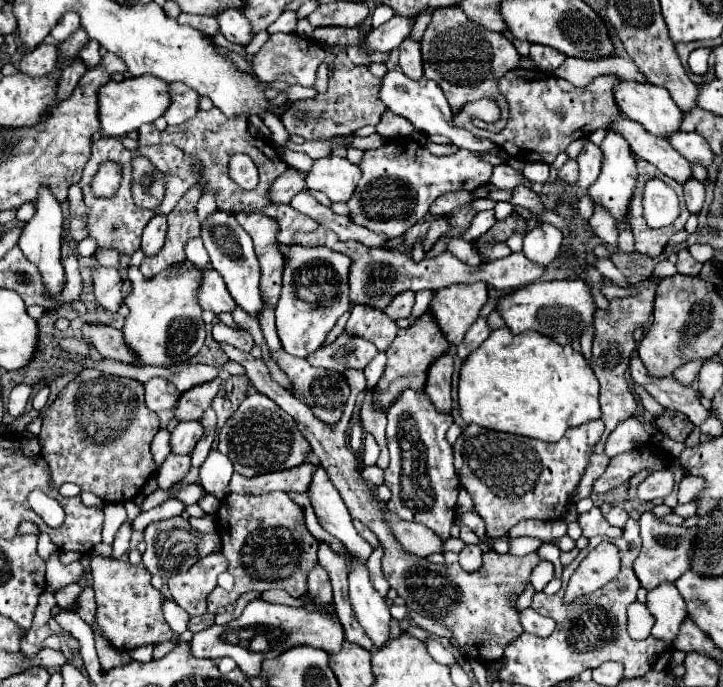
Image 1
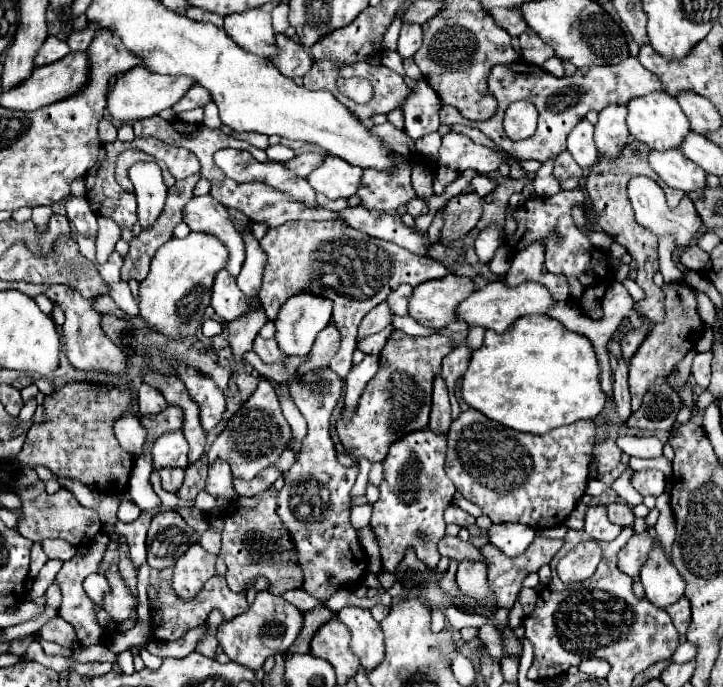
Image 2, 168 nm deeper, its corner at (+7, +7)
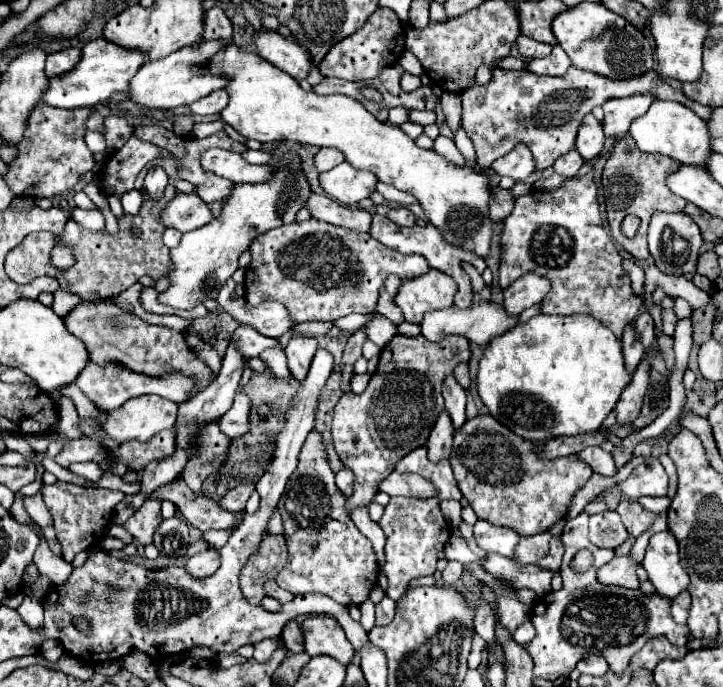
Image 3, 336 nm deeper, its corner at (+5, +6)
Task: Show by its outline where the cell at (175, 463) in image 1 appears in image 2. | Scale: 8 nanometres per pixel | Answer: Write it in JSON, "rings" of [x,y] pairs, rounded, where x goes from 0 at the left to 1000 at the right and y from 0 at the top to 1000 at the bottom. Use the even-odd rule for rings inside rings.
{"rings":[[[225,681],[220,686],[220,690],[225,713],[245,719],[248,710],[250,710],[250,705],[253,705],[256,684],[253,681]]]}

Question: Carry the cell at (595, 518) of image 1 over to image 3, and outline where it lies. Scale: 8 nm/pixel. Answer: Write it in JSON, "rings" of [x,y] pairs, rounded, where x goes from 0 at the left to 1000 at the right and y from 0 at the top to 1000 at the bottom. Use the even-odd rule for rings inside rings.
{"rings":[[[837,744],[815,755],[815,787],[826,796],[853,799],[870,782],[853,744]]]}

